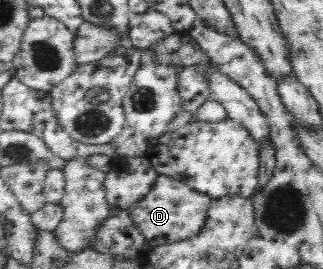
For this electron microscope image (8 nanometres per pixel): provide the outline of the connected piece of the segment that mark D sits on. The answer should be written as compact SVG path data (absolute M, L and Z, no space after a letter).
M157 175L149 193L127 207L129 218L143 234L145 246L152 250L158 245L181 241L199 233L205 225L212 197L191 189L184 181L167 175Z

